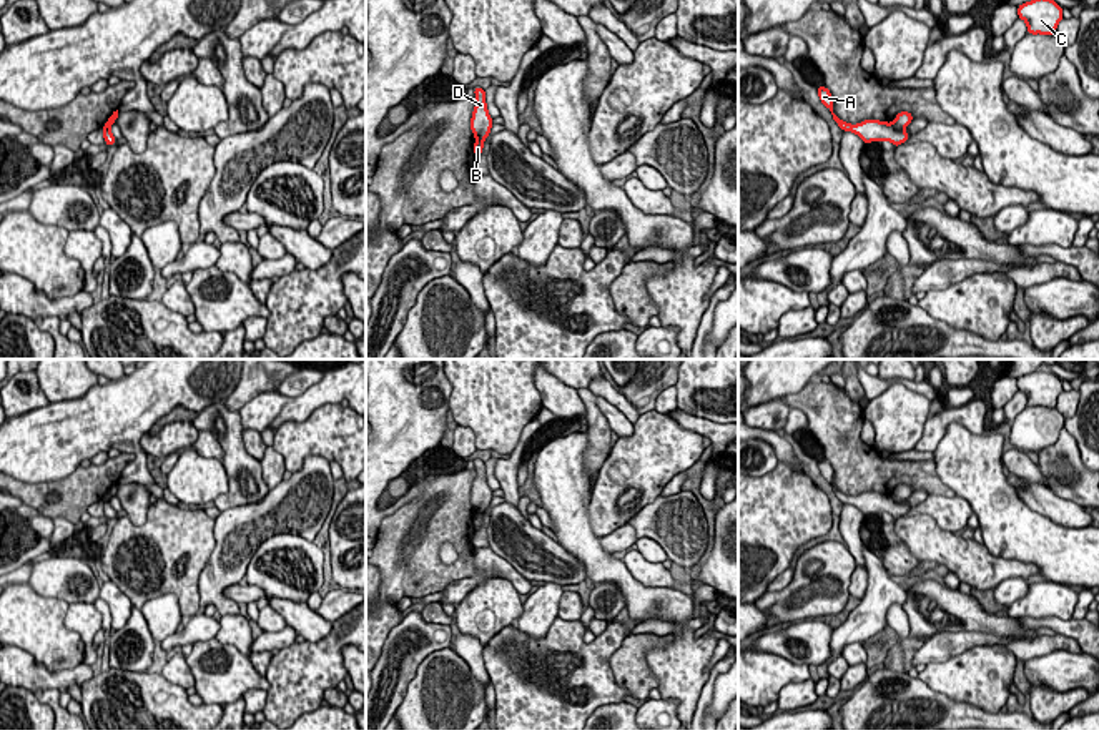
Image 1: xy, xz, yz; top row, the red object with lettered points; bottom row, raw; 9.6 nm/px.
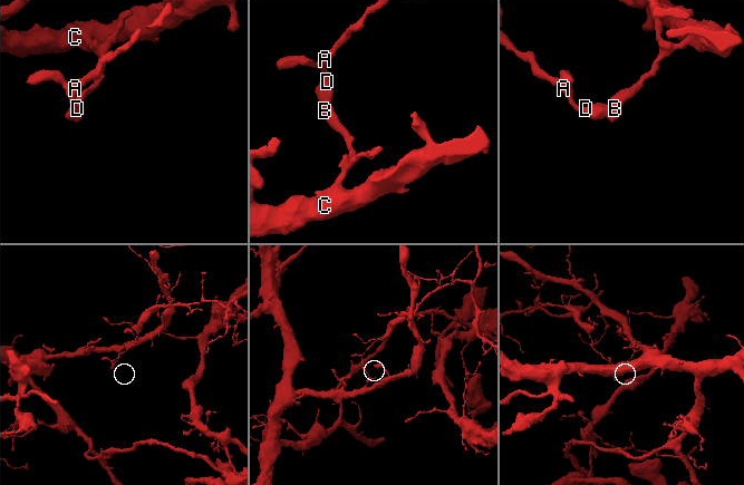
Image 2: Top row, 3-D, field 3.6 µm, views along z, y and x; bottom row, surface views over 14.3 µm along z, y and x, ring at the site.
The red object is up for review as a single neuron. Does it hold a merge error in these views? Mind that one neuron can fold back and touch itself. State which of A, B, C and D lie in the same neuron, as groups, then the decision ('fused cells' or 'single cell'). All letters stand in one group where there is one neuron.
A D / B C | fused cells

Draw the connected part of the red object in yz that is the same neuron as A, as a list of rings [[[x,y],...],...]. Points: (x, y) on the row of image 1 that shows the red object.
[[[816,86],[818,96],[821,103],[831,111],[833,120],[843,131],[856,133],[863,143],[888,140],[896,146],[904,143],[909,138],[908,131],[898,131],[893,123],[880,121],[880,120],[865,120],[858,125],[845,123],[833,113],[833,95],[826,86]]]

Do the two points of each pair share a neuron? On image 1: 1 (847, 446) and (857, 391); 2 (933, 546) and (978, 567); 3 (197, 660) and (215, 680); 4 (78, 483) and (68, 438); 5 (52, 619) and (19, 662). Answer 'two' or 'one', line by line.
1: two
2: one
3: one
4: two
5: two

